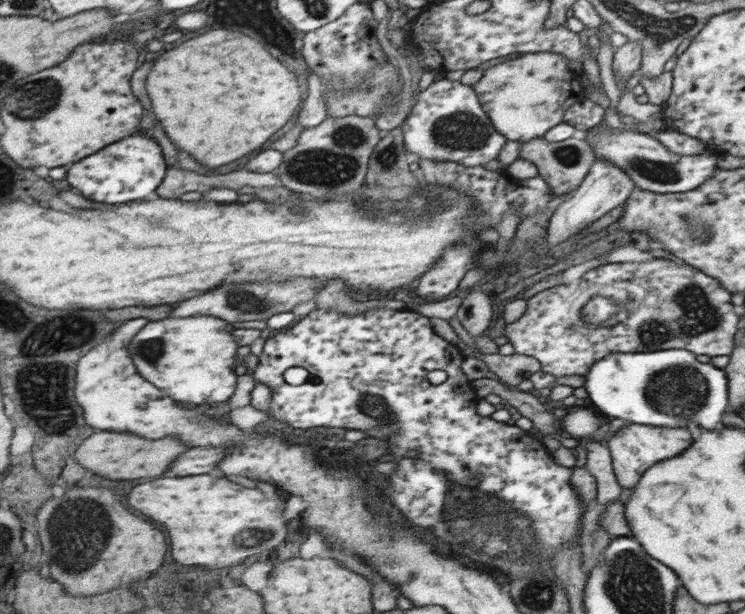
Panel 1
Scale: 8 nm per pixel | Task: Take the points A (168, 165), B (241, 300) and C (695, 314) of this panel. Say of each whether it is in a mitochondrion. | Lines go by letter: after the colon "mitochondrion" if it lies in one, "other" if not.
A: other
B: mitochondrion
C: mitochondrion

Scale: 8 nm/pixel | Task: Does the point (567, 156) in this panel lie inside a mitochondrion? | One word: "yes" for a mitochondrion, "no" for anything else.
yes

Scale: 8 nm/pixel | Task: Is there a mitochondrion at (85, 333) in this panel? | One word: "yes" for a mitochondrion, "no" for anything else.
yes

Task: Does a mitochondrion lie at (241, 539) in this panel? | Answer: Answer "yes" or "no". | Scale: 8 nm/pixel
yes

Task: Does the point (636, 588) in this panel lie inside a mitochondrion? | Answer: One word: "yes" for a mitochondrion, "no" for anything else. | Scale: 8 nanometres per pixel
yes

